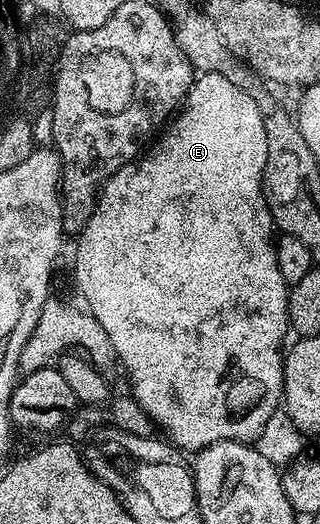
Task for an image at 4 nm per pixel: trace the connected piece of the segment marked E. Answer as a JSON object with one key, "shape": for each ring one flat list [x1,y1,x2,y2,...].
{"shape":[[199,74,197,78,195,78,193,85,190,86,190,94,186,96,184,103,185,106,188,105,190,108,188,108,187,111,182,109,177,112,176,118,165,128,165,131,167,131,166,136,162,139,162,144,160,144,151,155,148,153,142,155,143,160,141,166,133,167,133,165,123,165,113,177,102,184,102,189,98,197,98,202,95,205,94,212,92,213,92,217,88,217,84,229,78,234,76,239,81,244,81,251,79,252,78,257,78,277,81,279,81,292,83,294,85,310,89,312,89,314,94,315,96,321,100,321,100,325,104,325,104,333,108,333,108,341,112,341,112,349,118,354,118,362,124,368,124,375,127,375,127,377,130,378,129,394,141,405,147,417,154,422,155,428,157,428,159,432,163,431,161,434,165,436,179,452,182,450,190,451,189,453,197,453,216,441,250,443,251,441,256,440,258,434,260,434,265,425,268,424,268,419,272,417,273,411,278,409,283,402,282,365,284,362,284,343,282,347,282,338,284,338,285,335,288,335,286,310,288,309,289,297,287,295,288,284,284,281,284,277,280,277,280,265,276,261,276,253,274,252,274,244,276,242,274,219,270,216,270,210,268,209,266,198,262,192,264,161,268,161,268,137,264,133,264,117,260,117,260,109,256,109,256,101,252,101,252,97,248,97,248,93,244,93,244,89,232,85,232,81,228,81,228,77]]}

